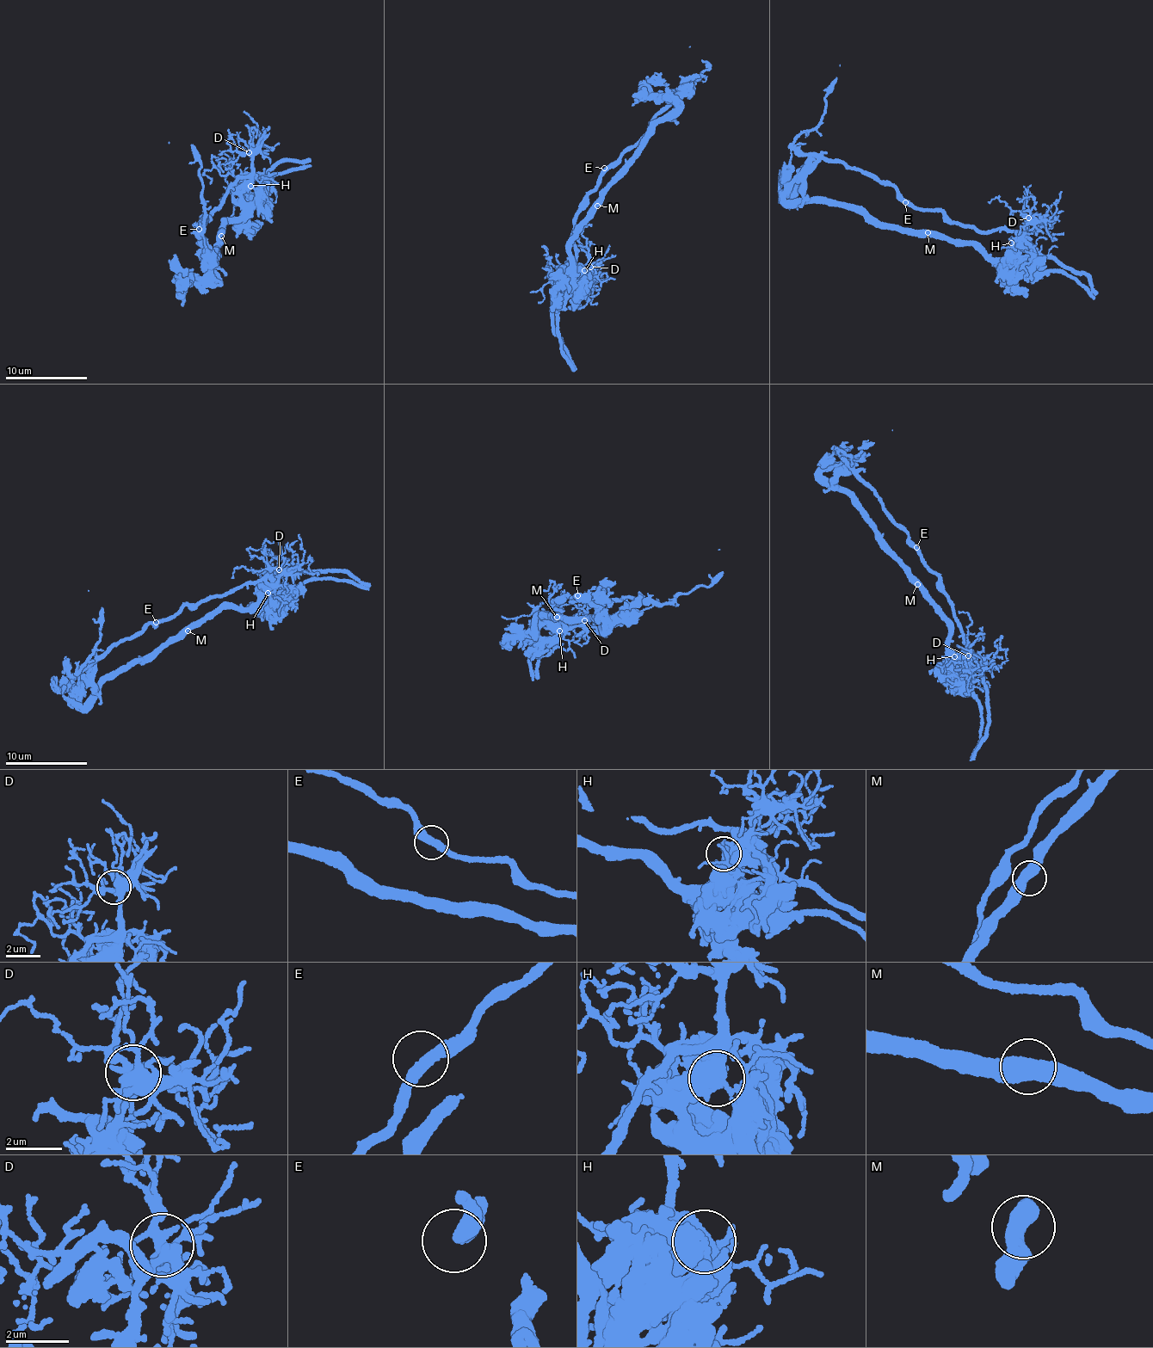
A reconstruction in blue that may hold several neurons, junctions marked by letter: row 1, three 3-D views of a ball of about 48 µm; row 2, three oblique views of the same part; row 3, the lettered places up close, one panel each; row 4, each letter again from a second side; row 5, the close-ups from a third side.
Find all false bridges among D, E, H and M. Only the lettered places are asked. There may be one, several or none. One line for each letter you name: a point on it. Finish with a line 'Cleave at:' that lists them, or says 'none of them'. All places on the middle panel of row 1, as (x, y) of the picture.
H: place (584, 270)
Cleave at: H

